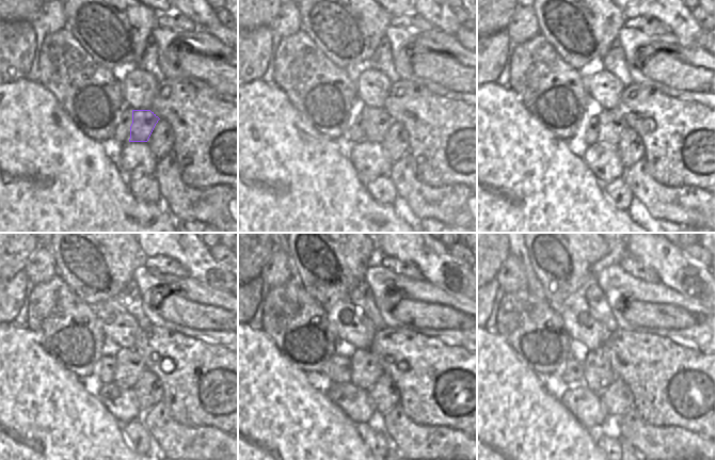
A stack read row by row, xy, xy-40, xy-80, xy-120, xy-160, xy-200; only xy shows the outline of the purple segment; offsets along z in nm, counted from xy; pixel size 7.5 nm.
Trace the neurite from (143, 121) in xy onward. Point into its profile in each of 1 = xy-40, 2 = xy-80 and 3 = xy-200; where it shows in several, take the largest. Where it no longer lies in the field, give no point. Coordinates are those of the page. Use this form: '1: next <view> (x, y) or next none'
1: next xy-40 (377, 121)
2: next xy-80 (611, 123)
3: next xy-200 (598, 375)

